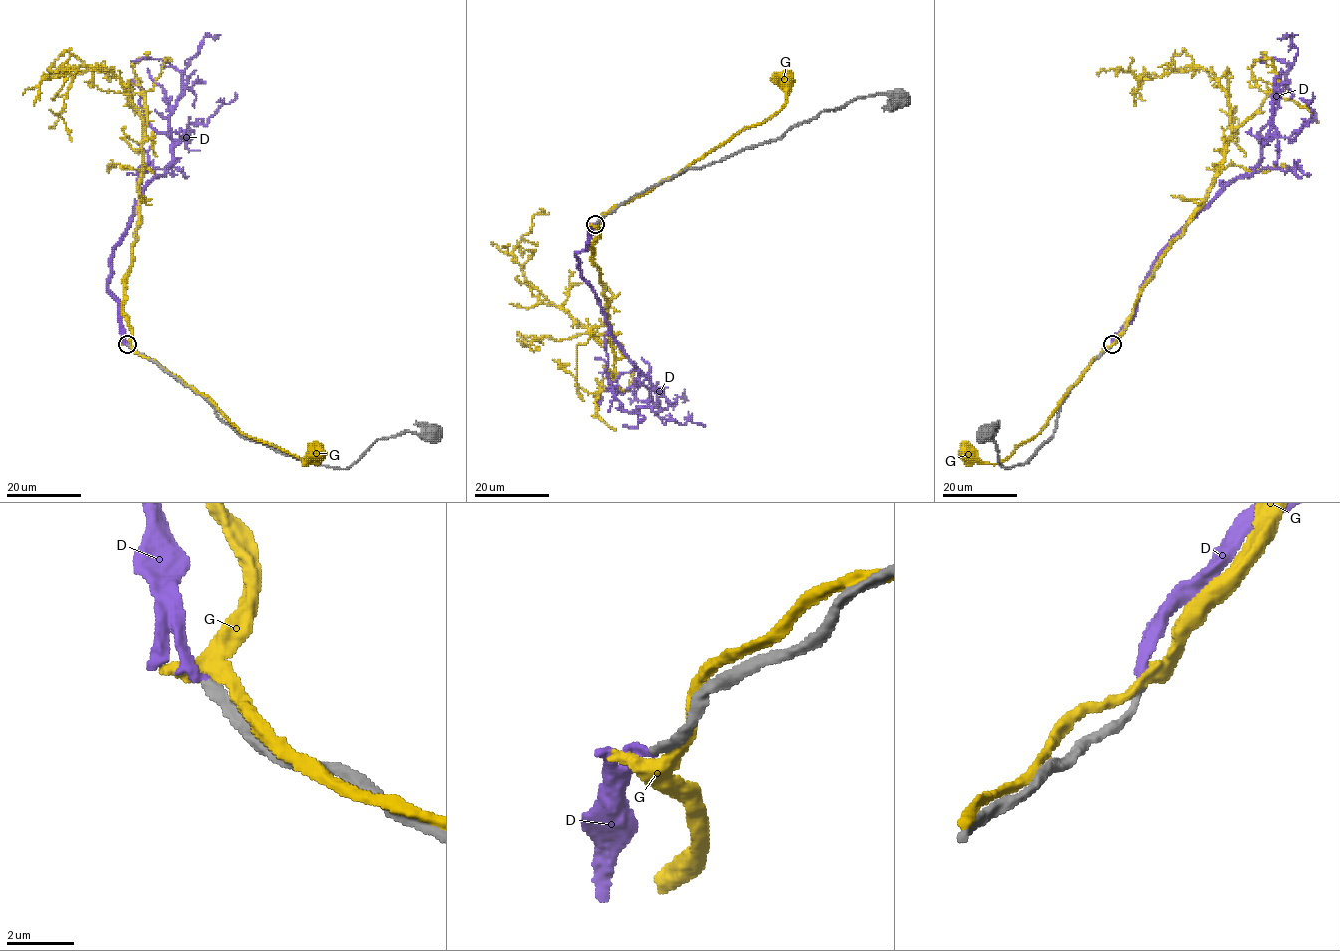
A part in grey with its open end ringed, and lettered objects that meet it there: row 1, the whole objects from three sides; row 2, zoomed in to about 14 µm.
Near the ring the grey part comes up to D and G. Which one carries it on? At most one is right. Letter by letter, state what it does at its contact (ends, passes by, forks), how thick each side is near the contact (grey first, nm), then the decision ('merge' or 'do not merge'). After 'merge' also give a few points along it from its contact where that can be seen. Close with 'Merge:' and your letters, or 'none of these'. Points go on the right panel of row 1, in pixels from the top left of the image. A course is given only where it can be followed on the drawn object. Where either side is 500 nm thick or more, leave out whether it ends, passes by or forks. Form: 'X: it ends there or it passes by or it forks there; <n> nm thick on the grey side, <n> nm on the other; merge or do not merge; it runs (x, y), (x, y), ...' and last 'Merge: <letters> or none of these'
D: it ends there; 280 nm thick on the grey side, 280 nm on the other; merge; it runs (1111, 344), (1132, 319), (1156, 256), (1261, 159), (1273, 100), (1297, 52), (1291, 36), (1284, 37), (1289, 34)
G: it passes by; 340 nm thick on the grey side, 340 nm on the other; do not merge
Merge: D

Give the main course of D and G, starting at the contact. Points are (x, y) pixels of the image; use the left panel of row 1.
D: (127, 344), (108, 288), (110, 256), (142, 190), (171, 159), (169, 111), (181, 73), (205, 36), (215, 34)
G: (129, 344), (204, 394), (240, 431), (313, 463), (317, 463), (315, 457)

